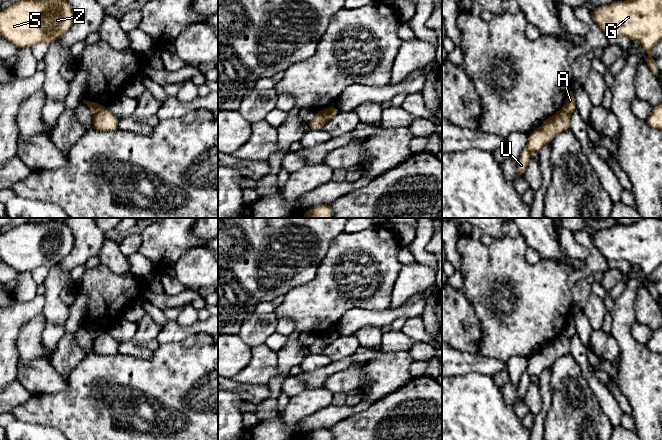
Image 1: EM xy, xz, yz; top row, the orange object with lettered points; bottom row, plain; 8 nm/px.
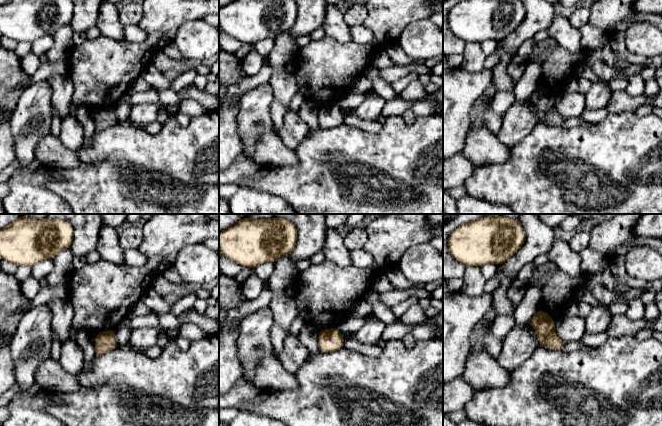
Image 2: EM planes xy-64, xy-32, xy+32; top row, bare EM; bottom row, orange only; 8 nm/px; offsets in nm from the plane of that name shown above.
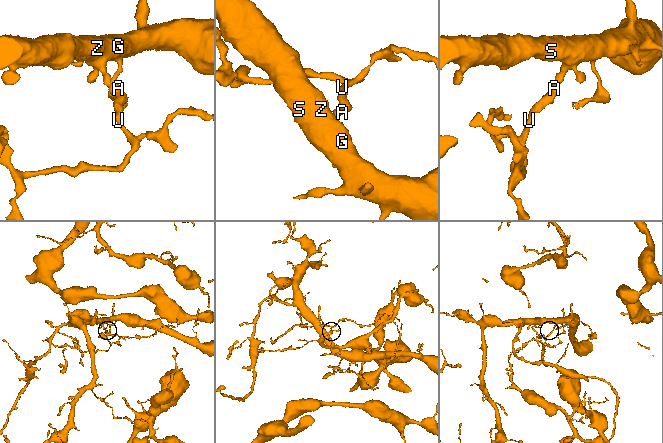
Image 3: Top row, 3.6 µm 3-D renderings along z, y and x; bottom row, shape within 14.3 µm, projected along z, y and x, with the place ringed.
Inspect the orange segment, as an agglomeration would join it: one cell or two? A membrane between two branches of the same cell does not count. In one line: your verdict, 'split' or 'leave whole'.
split

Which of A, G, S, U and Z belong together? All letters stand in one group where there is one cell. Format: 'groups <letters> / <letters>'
groups A G S Z / U

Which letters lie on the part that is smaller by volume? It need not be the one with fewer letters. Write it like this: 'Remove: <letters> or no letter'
Remove: U

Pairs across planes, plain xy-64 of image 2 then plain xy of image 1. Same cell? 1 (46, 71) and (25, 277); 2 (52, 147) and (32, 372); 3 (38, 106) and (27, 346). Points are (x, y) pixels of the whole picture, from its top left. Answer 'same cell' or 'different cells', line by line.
1: different cells
2: same cell
3: same cell

